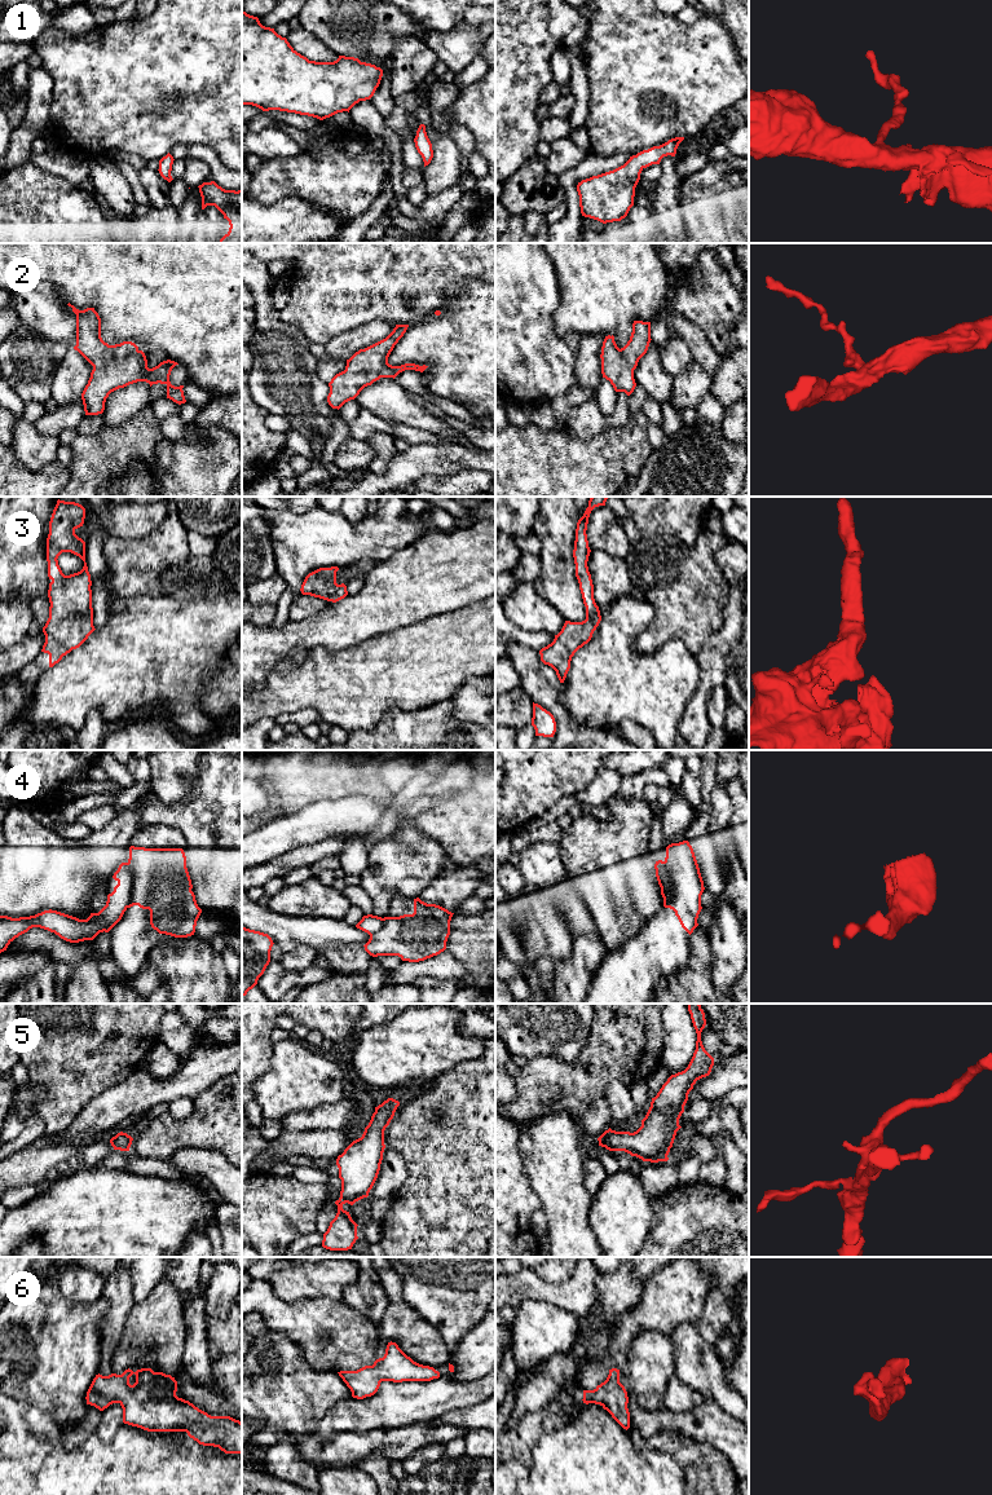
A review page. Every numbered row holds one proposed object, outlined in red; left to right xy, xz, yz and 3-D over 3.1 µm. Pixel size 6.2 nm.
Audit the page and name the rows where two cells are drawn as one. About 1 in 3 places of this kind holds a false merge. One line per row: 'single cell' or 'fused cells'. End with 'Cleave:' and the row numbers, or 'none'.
1: single cell
2: single cell
3: single cell
4: fused cells
5: single cell
6: single cell
Cleave: 4

